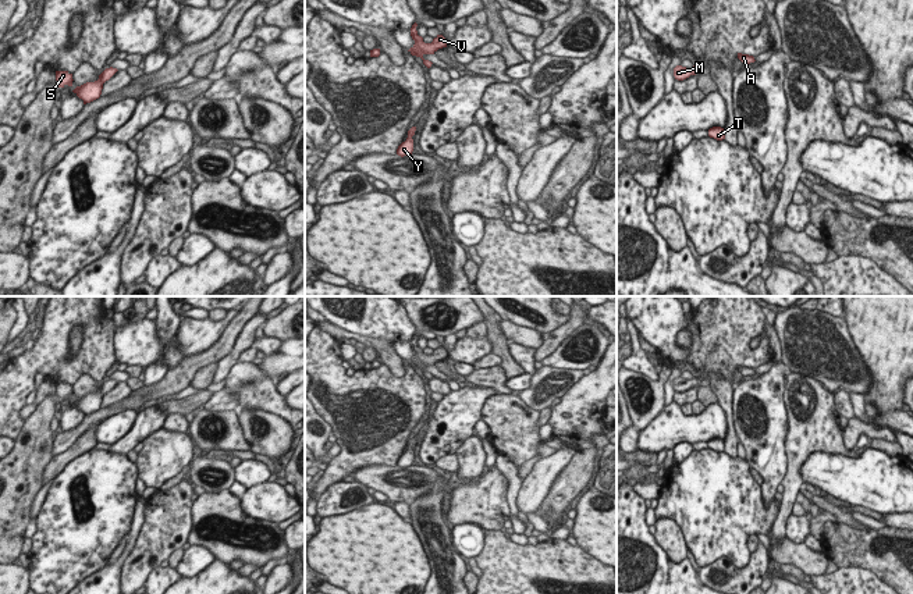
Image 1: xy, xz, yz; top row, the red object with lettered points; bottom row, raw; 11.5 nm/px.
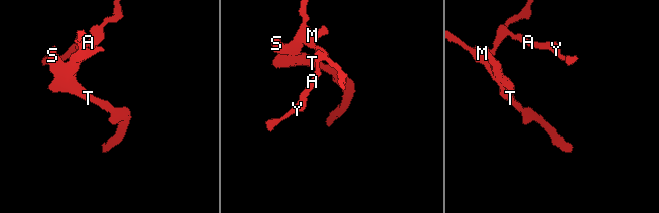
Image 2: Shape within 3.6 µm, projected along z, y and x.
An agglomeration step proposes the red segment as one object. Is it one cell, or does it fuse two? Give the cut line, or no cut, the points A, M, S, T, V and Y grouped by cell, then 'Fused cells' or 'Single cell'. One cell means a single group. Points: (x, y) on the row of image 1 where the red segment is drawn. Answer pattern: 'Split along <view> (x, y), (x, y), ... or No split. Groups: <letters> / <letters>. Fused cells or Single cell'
No split. Groups: A M S T V Y. Single cell

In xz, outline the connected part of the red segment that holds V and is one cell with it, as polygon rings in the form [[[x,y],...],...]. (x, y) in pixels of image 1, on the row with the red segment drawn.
[[[415,22],[411,28],[411,36],[415,40],[415,45],[408,50],[412,56],[420,57],[423,64],[430,68],[431,61],[424,60],[424,54],[434,54],[438,49],[447,47],[448,40],[443,35],[437,35],[431,43],[424,43],[423,38],[418,35],[418,24]]]

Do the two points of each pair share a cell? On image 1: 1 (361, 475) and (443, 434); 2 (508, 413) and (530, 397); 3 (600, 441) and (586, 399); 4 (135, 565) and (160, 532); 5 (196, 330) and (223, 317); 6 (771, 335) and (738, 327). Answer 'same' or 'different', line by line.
1: same
2: different
3: different
4: same
5: same
6: different

